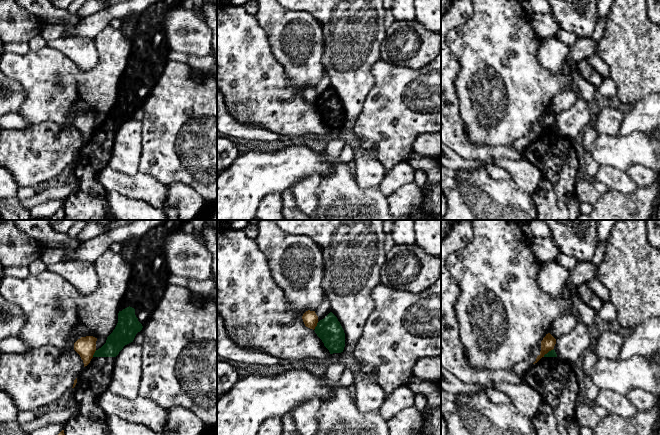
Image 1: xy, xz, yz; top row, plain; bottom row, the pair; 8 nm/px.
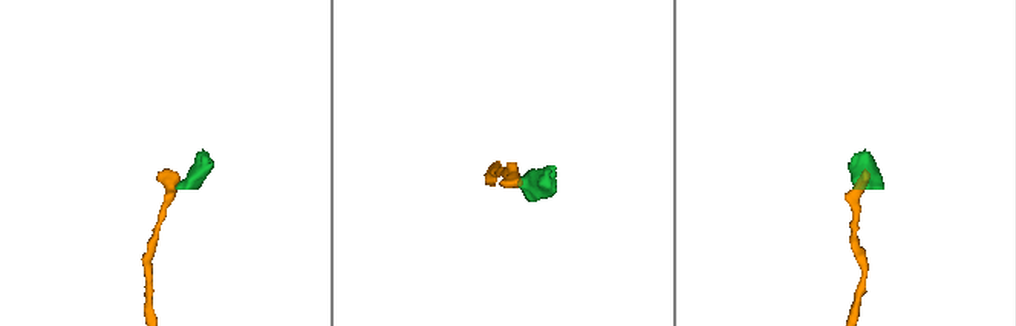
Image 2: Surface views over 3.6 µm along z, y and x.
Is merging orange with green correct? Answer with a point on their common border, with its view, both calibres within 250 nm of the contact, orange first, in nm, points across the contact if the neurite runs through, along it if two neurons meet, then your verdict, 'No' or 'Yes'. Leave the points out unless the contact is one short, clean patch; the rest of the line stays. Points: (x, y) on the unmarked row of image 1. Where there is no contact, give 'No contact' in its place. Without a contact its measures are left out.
Touches orange at yz (548, 127). Thickness 110 nm (orange) against 60 nm. Boundary: yz (553, 124), (543, 132). No

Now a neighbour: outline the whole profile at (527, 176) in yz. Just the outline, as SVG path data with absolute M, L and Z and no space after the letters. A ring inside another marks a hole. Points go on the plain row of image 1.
M525 158L520 160L495 159L491 160L490 164L505 169L517 186L530 195L534 194L542 180L540 170Z

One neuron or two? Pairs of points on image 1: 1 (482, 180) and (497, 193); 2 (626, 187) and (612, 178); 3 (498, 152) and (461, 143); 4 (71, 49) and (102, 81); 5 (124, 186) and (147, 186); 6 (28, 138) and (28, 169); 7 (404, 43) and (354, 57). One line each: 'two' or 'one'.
1: one
2: one
3: one
4: two
5: one
6: one
7: two

